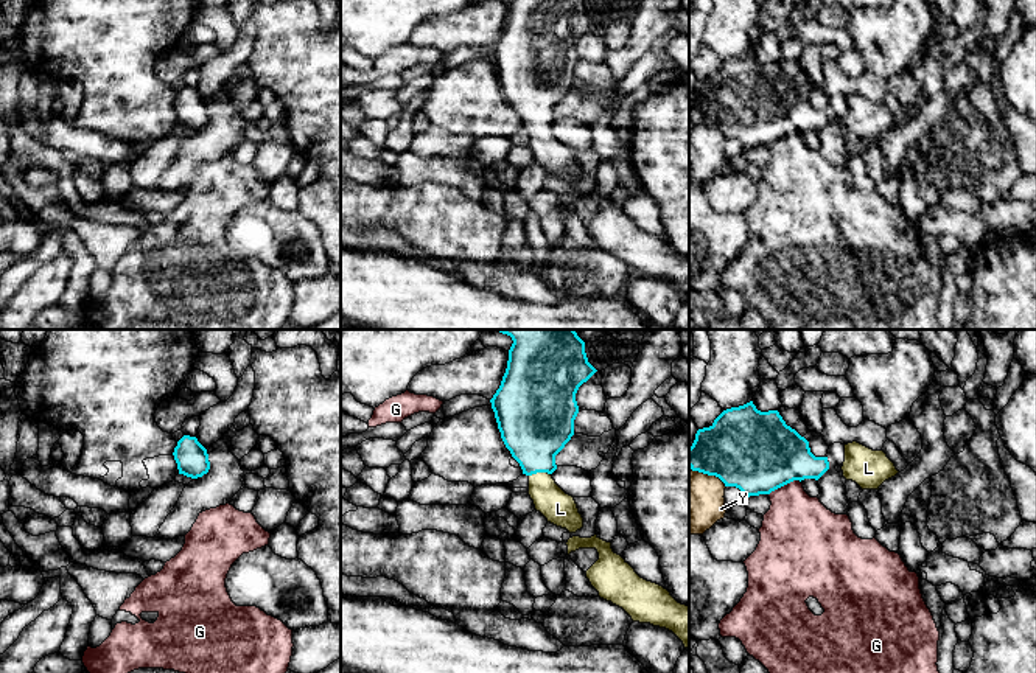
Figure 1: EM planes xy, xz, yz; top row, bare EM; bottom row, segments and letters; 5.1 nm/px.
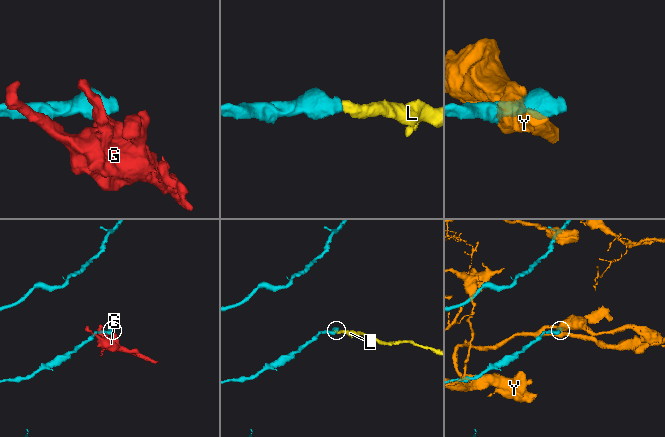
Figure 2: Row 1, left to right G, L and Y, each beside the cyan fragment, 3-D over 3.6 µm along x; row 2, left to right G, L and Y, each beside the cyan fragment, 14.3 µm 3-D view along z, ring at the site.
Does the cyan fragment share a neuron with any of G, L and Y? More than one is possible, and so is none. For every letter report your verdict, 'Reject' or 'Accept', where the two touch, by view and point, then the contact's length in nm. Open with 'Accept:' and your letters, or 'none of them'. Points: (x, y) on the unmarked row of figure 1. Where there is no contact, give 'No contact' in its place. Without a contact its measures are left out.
Accept: L
G: Reject. Touches cyan at yz (784, 135). Shared border 180 nm
L: Accept. Touches cyan at xz (538, 123). Shared border 110 nm
Y: Reject. Touches cyan at yz (708, 126). Shared border 220 nm

